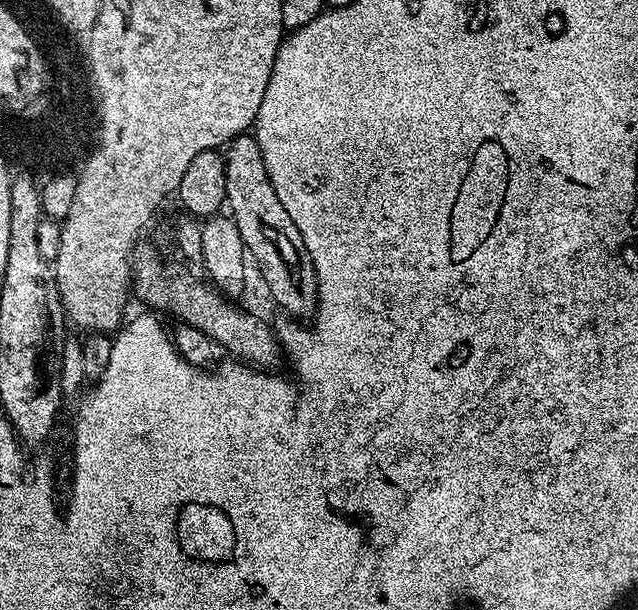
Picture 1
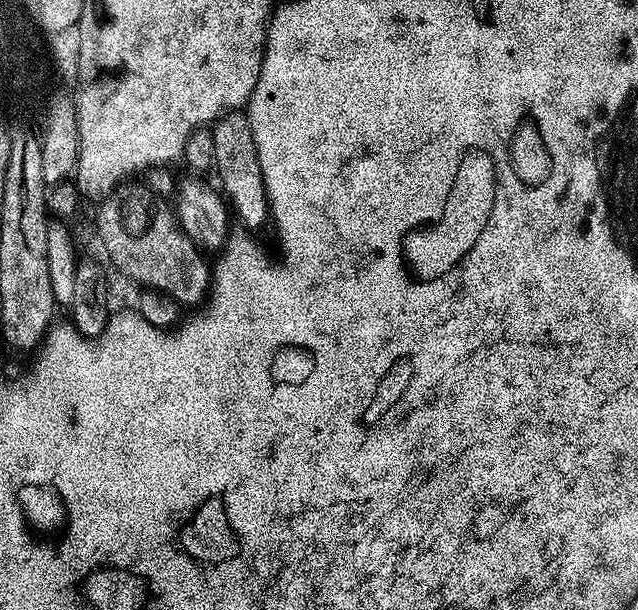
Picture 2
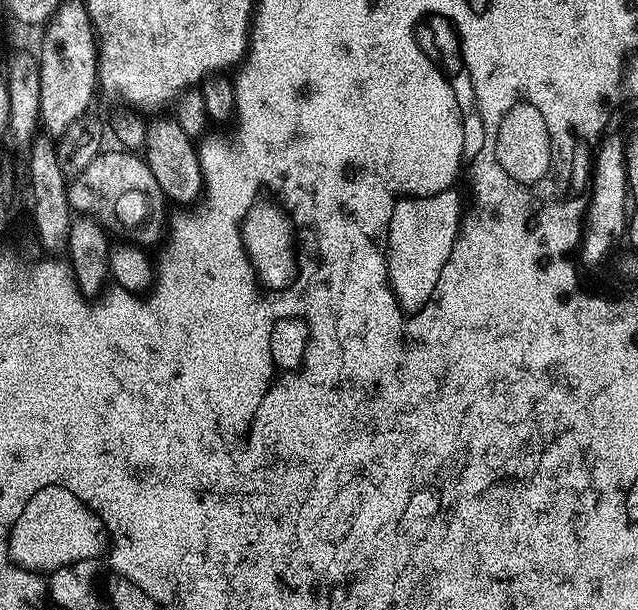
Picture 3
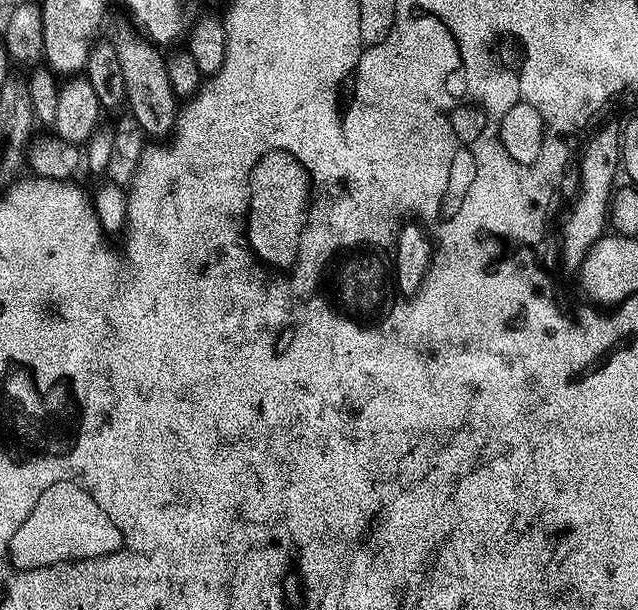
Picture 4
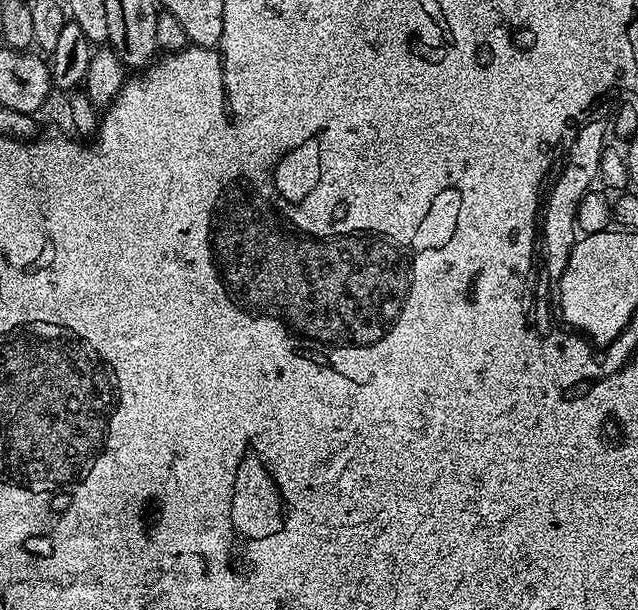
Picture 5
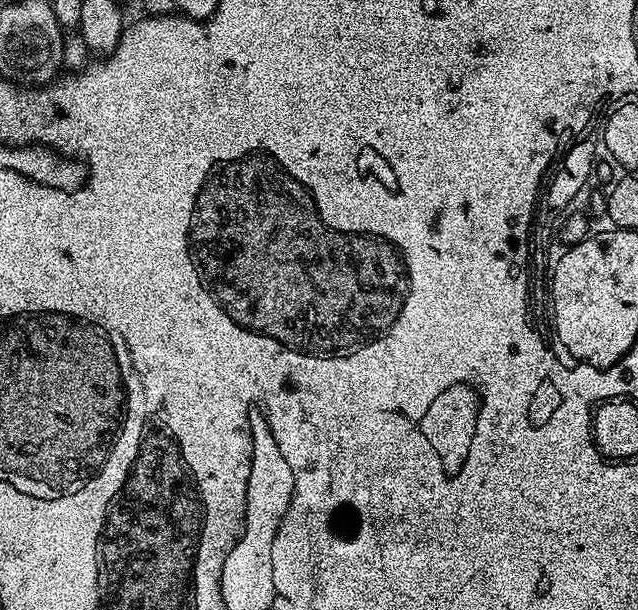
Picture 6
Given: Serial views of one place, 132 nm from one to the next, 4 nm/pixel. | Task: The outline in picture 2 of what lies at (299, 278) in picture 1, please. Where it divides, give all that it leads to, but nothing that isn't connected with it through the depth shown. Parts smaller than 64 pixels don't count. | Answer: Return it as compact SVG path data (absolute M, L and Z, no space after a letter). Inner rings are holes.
M229 110L221 112L211 125L214 138L214 172L220 175L219 187L230 205L231 211L240 215L250 228L260 224L268 216L268 195L264 190L264 179L258 162L258 150L254 146L254 134L250 130L247 111Z

